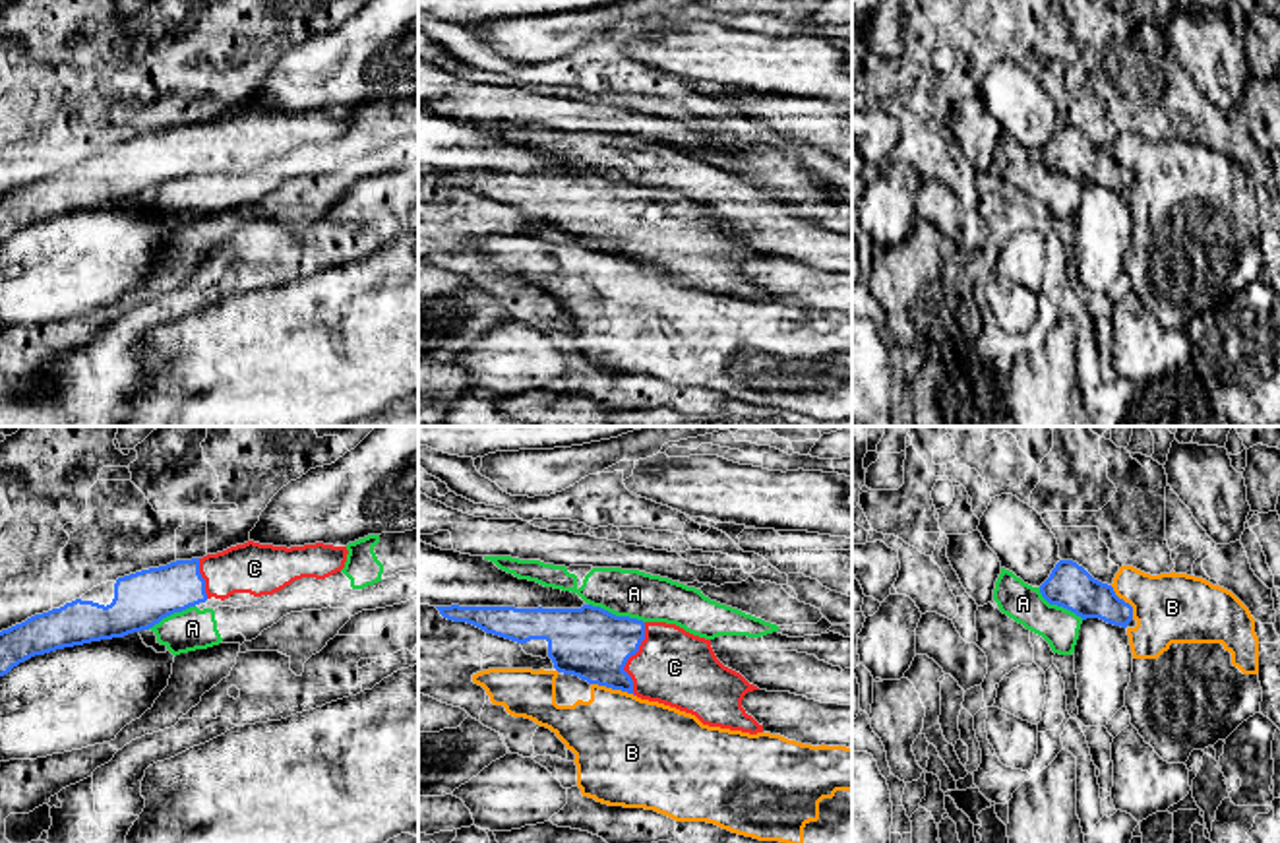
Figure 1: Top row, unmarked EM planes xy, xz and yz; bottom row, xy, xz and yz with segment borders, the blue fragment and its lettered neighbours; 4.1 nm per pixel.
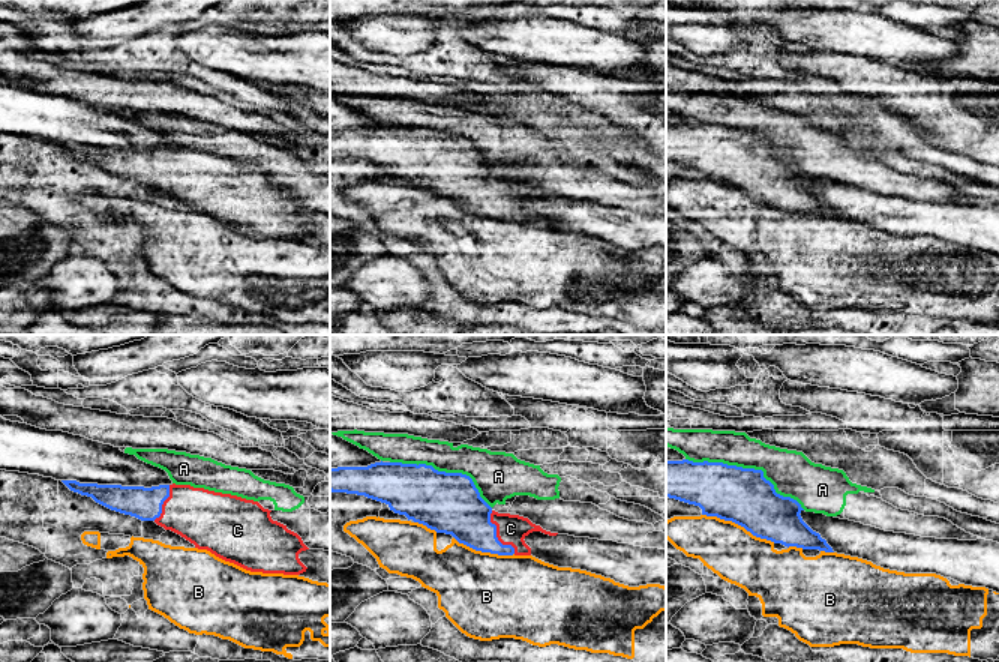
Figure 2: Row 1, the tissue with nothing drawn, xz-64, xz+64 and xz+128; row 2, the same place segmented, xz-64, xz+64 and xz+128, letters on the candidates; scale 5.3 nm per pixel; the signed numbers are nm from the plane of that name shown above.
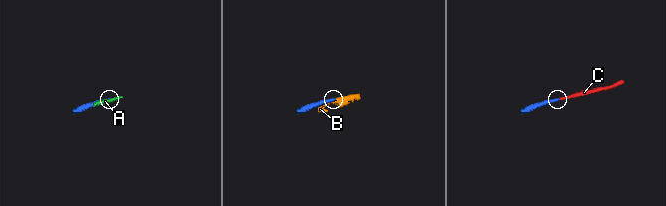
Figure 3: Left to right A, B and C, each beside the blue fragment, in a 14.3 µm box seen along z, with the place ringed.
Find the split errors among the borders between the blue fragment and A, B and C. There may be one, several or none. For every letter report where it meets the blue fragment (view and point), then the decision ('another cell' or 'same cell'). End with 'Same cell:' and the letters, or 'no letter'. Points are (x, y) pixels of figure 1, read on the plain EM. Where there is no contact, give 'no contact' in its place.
A: contact xz (614, 181); another cell
B: contact xz (612, 254); another cell
C: contact xz (628, 223); same cell
Same cell: C

